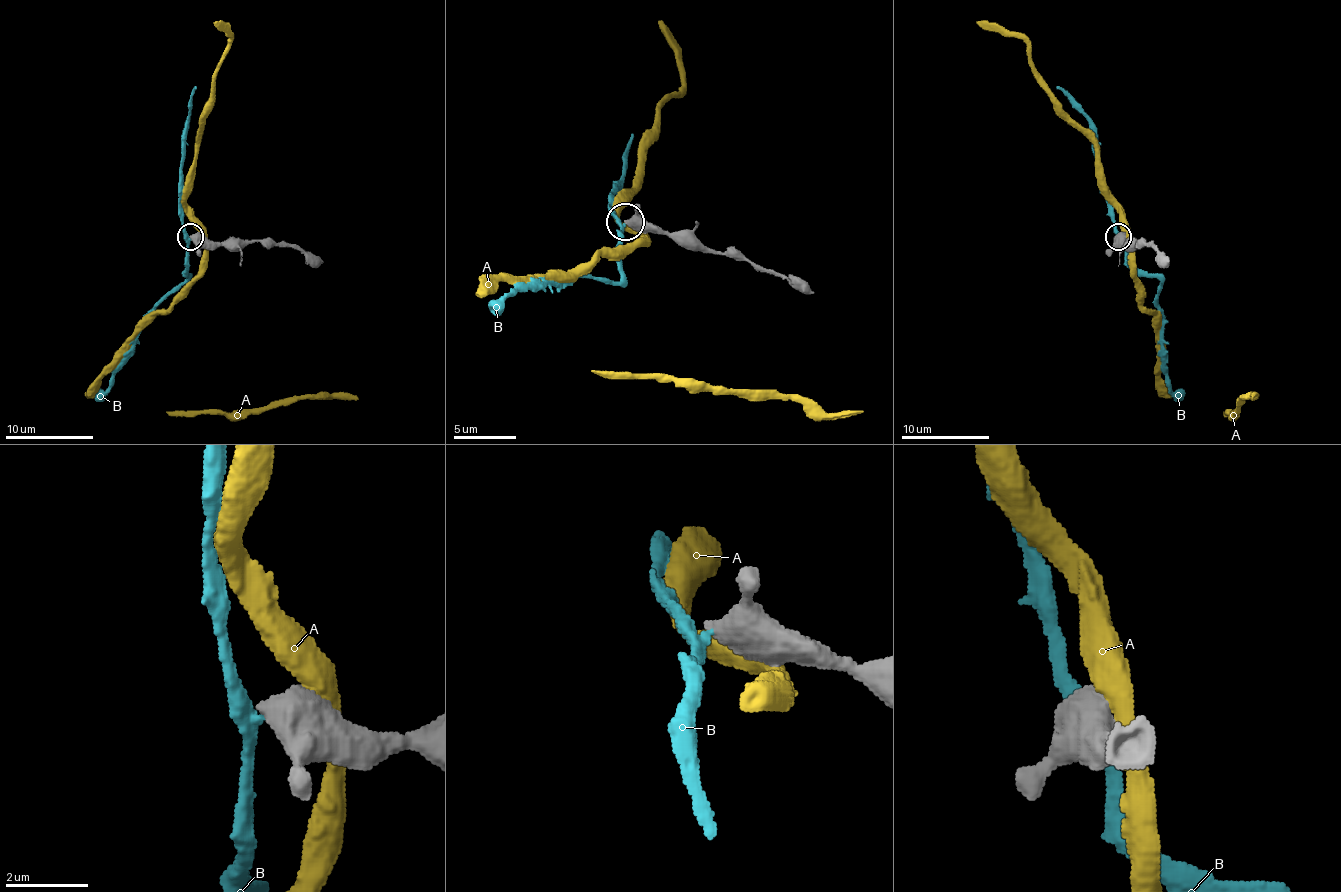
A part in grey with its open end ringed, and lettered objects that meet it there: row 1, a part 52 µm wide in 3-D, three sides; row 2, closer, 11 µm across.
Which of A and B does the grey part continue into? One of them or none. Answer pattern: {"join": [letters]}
{"join": []}

